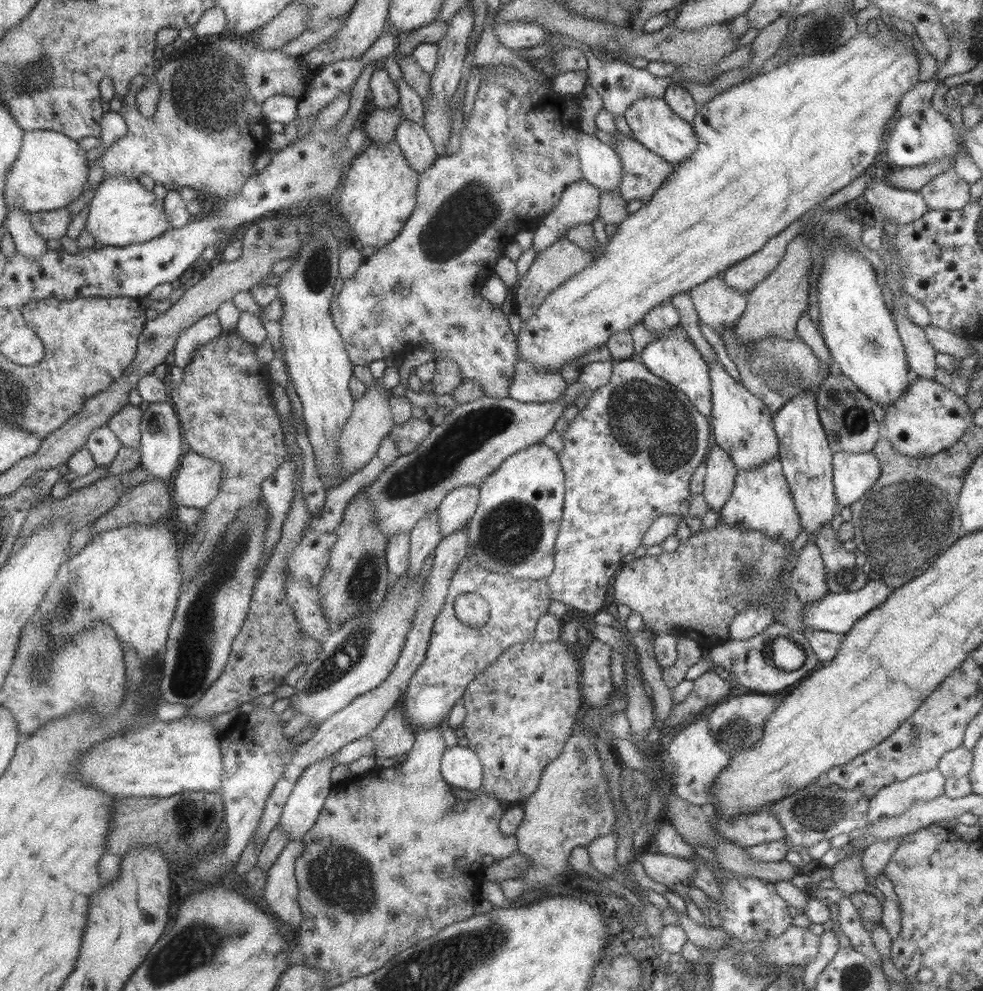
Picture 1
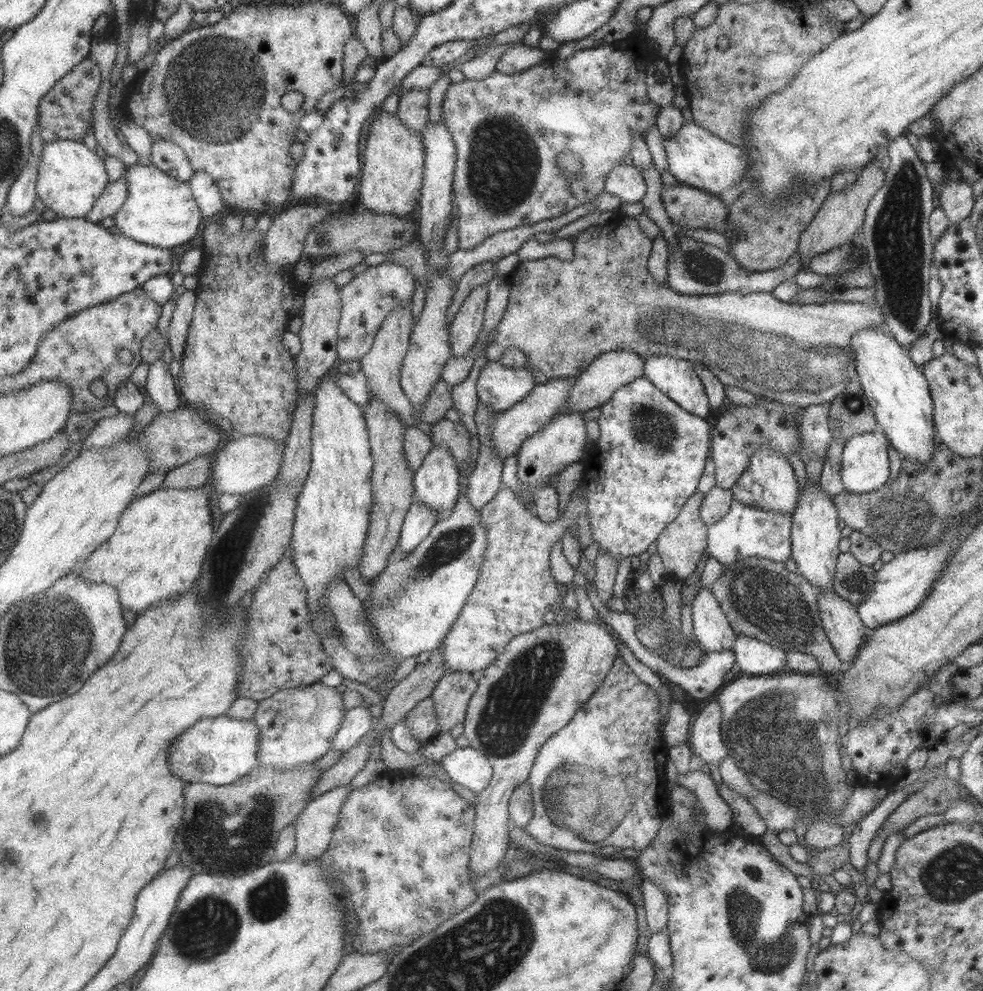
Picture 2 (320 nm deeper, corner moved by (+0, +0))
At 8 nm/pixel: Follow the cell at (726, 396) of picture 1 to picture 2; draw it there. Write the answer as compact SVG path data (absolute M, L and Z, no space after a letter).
M760 446L752 455L749 467L739 476L735 484L730 488L732 498L741 504L754 506L767 512L779 514L793 514L798 501L799 488L795 474L784 456L779 456L768 446Z

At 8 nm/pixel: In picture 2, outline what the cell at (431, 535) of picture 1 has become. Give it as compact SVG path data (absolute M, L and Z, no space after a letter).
M434 445L424 461L415 474L416 496L430 506L439 518L447 516L459 498L459 482L463 472L457 466L453 453L443 445Z

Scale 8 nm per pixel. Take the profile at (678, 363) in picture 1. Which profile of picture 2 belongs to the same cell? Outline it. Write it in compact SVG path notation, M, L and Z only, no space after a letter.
M651 355L643 358L643 377L680 408L683 408L683 411L690 412L699 418L705 418L711 409L709 409L709 402L702 382L693 368L693 364L684 359L675 359L664 355Z

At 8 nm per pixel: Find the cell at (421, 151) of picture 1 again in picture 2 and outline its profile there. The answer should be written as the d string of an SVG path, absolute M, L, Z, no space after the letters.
M423 89L404 92L399 100L397 114L407 128L424 132L430 123L430 92Z

